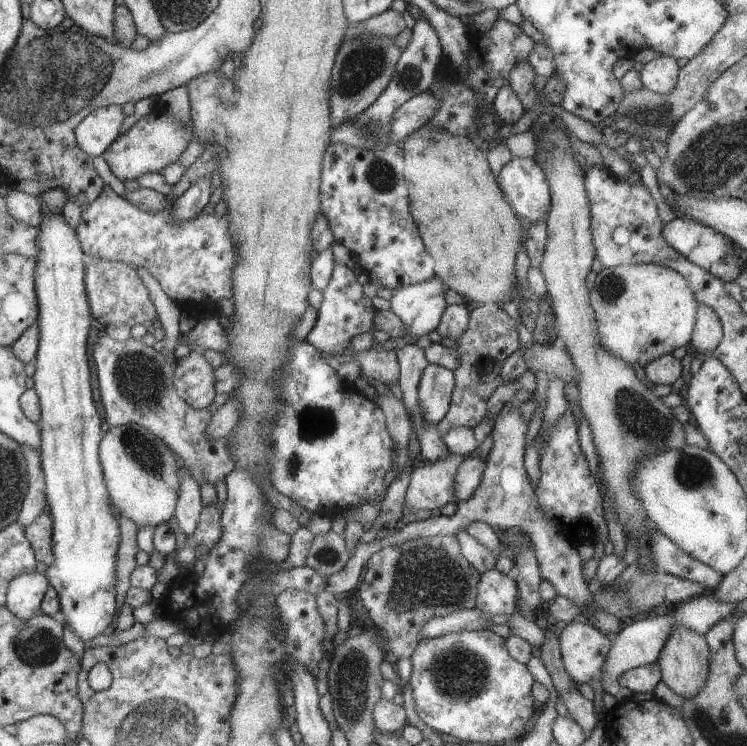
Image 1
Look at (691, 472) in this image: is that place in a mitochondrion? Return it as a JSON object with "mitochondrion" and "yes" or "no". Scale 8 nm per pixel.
{"mitochondrion":"yes"}

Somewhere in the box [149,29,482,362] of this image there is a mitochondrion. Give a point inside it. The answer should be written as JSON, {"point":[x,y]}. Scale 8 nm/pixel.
{"point":[365,62]}

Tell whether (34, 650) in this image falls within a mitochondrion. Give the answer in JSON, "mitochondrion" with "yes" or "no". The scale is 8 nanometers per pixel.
{"mitochondrion":"yes"}

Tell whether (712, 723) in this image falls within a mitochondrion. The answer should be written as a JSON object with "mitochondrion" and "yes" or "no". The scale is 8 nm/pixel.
{"mitochondrion":"yes"}

